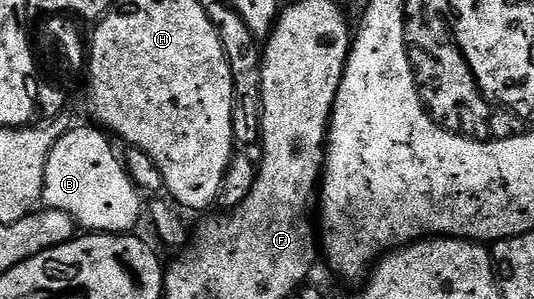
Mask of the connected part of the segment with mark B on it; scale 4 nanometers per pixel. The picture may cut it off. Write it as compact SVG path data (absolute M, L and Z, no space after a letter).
M72 126L60 137L57 145L53 145L45 165L42 206L52 211L65 213L87 233L121 235L134 232L135 226L139 223L139 218L142 215L144 218L145 215L144 196L129 177L126 167L123 166L120 152L115 152L114 145L116 146L116 144L98 126L90 126Z

